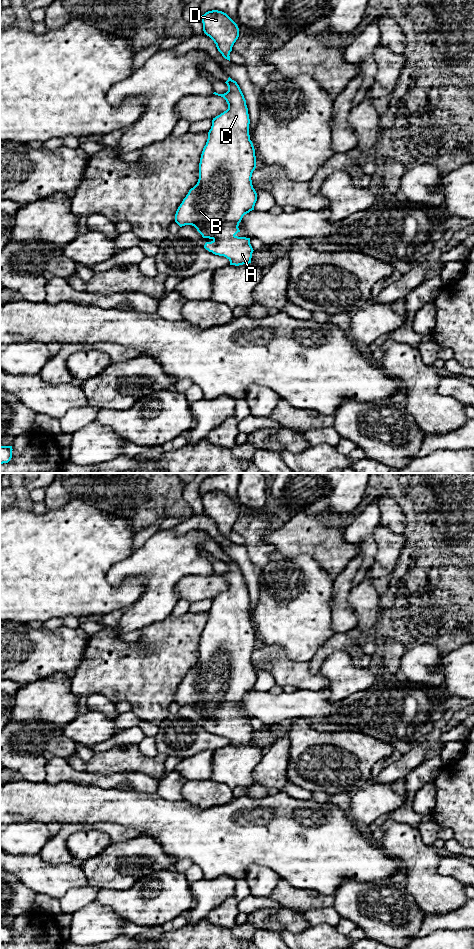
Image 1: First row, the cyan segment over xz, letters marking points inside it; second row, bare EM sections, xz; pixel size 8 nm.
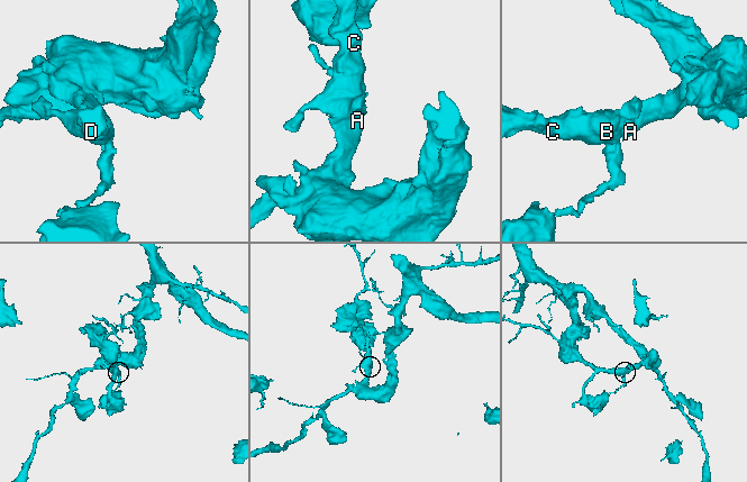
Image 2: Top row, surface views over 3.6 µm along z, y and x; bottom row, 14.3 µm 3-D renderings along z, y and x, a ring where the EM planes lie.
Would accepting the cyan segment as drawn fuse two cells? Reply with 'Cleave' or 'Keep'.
Keep

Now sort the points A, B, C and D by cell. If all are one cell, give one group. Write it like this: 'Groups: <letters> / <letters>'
Groups: A B C D

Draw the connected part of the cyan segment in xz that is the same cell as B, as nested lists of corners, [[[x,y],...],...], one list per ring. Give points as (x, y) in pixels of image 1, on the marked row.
[[[230,77],[225,82],[228,91],[213,94],[223,97],[228,109],[212,120],[208,139],[199,163],[199,179],[178,207],[175,222],[180,226],[192,225],[212,241],[204,248],[215,255],[224,256],[230,265],[251,263],[253,248],[250,238],[238,237],[238,226],[243,216],[254,210],[257,193],[252,185],[252,173],[256,168],[255,149],[249,135],[249,114],[244,95],[236,81]]]

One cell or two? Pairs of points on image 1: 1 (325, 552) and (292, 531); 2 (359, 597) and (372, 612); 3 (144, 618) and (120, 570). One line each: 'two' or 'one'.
1: one
2: one
3: one

